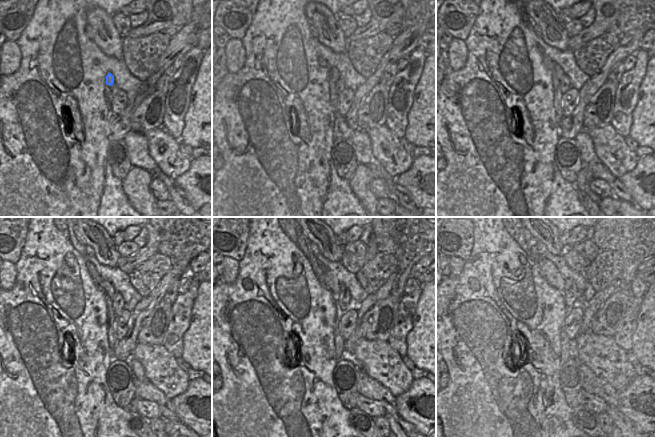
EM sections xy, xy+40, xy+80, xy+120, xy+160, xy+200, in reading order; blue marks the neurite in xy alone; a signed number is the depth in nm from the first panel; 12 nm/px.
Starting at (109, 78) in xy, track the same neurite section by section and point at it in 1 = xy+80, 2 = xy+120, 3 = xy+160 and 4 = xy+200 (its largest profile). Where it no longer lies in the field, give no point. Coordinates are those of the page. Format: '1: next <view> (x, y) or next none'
1: next xy+80 (558, 70)
2: next xy+120 (98, 280)
3: next xy+160 (325, 276)
4: next xy+200 (548, 270)

